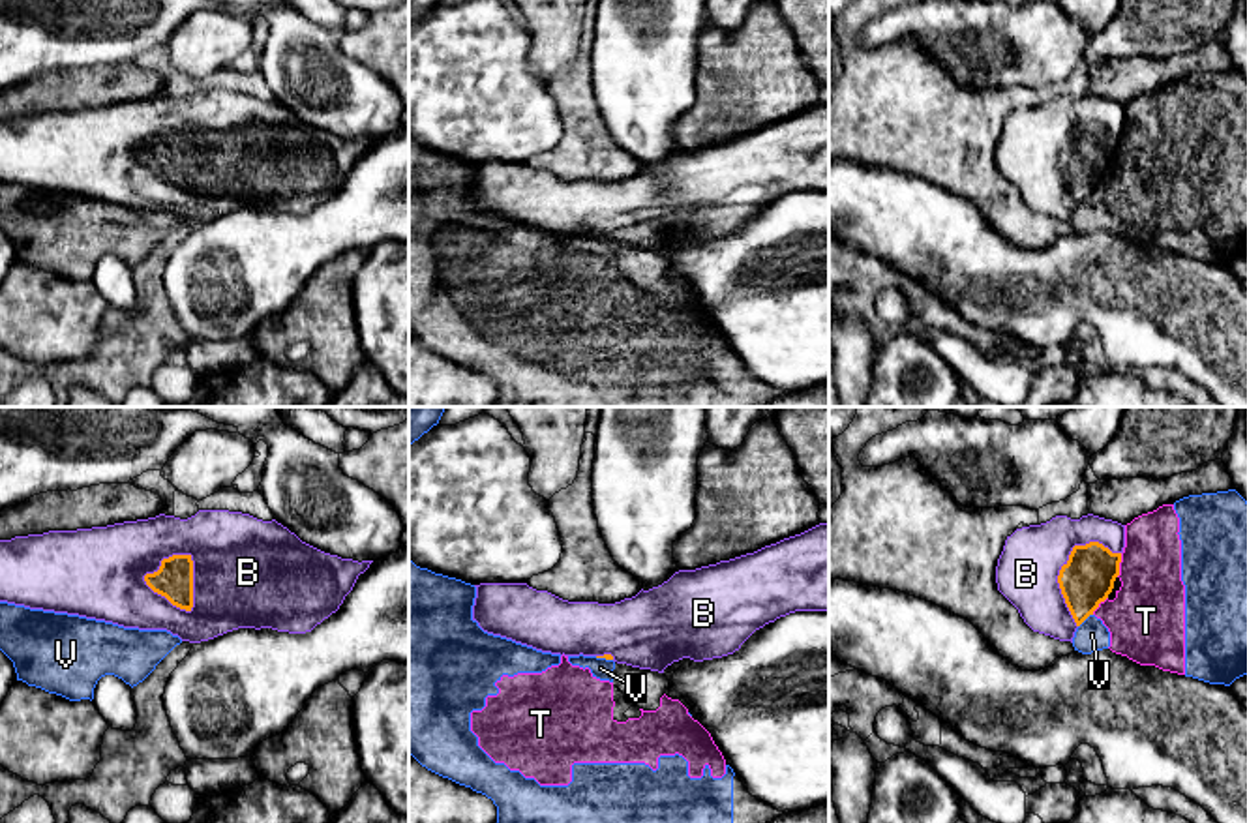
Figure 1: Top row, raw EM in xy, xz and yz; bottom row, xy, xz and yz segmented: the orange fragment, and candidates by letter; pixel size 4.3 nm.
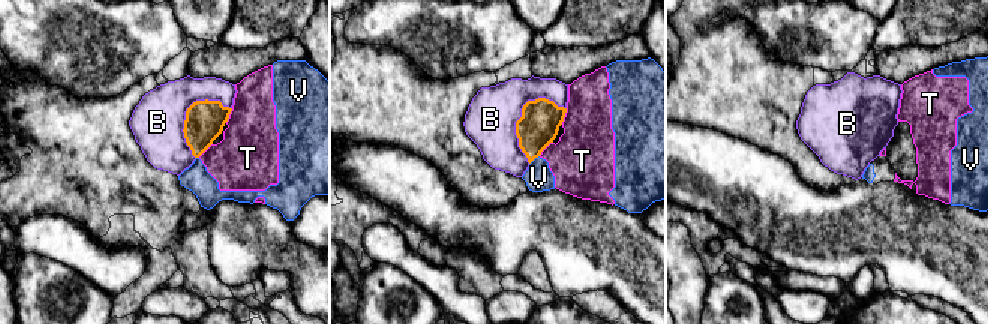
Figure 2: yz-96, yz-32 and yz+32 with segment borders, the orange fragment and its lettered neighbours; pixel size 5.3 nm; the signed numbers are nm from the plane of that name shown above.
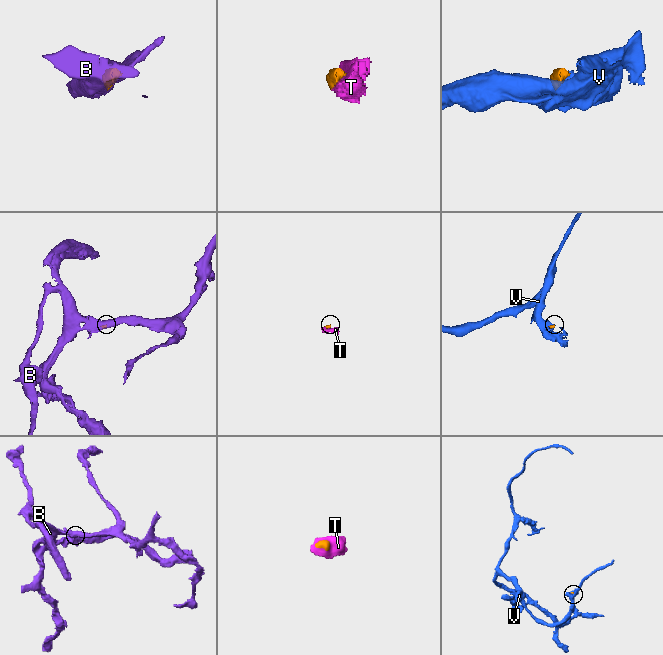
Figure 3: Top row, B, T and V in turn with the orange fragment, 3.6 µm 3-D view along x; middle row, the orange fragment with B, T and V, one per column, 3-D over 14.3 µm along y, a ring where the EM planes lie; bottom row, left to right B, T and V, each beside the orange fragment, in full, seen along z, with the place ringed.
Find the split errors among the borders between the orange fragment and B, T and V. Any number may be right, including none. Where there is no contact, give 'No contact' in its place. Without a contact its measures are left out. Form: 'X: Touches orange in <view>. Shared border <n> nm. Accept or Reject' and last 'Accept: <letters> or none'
B: Touches orange in xy. Shared border 260 nm. Accept
T: Touches orange in yz. Shared border 110 nm. Reject
V: Touches orange in yz. Shared border 90 nm. Reject
Accept: B

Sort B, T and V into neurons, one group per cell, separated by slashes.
B / T V

